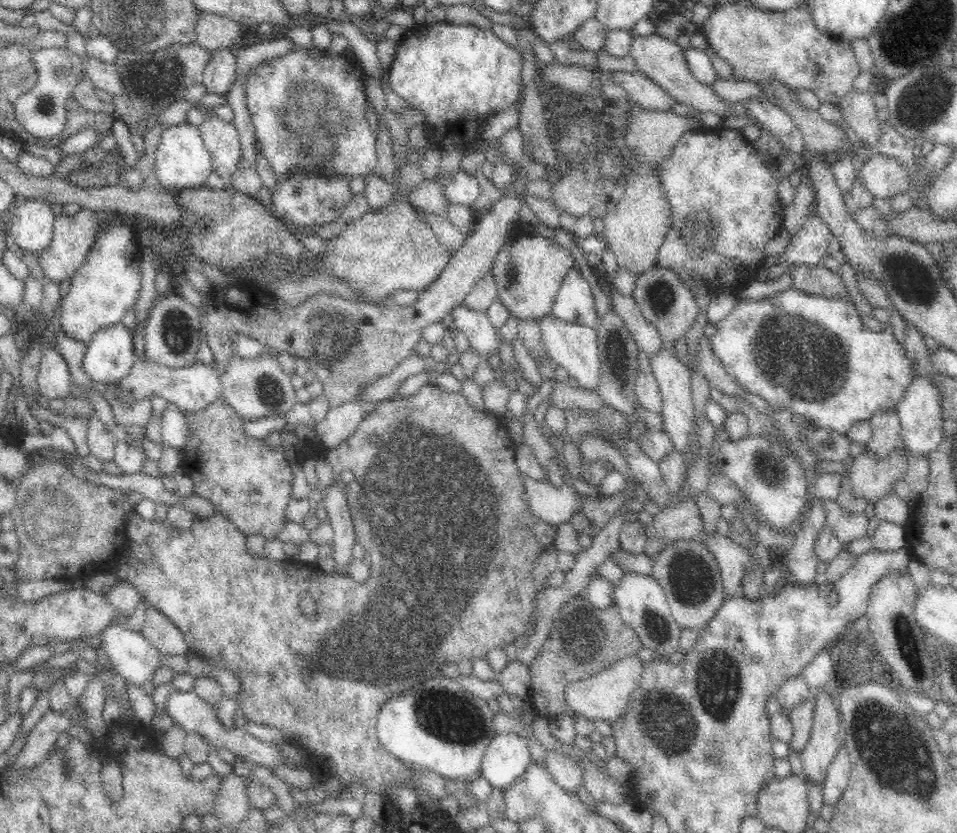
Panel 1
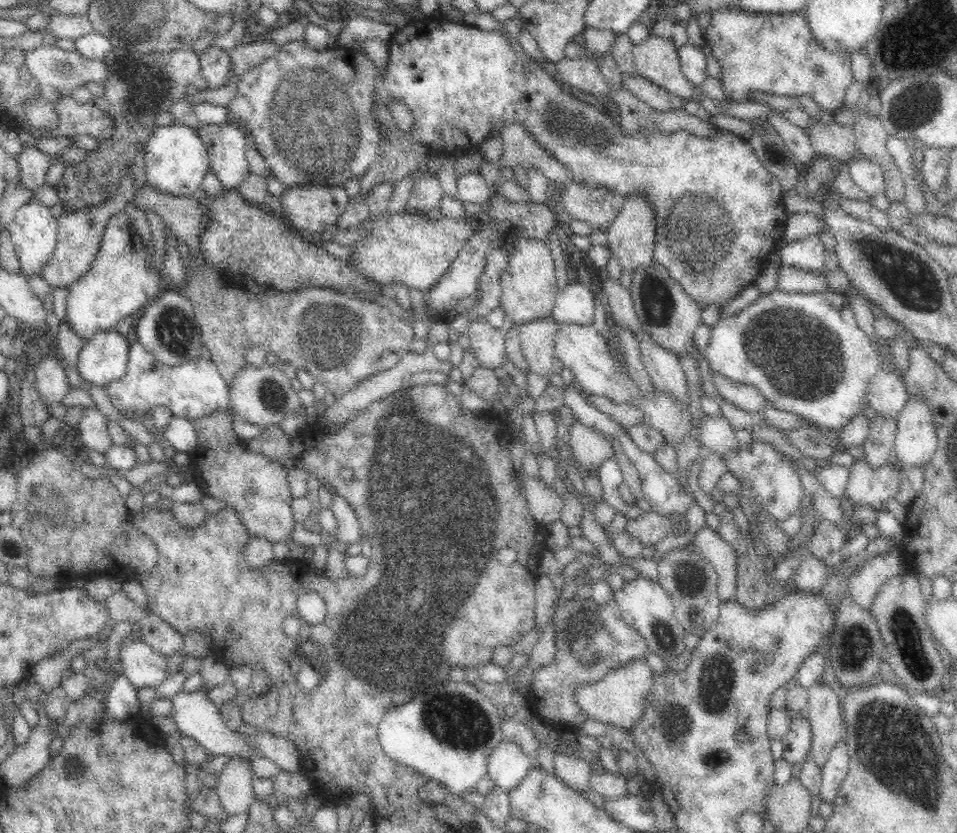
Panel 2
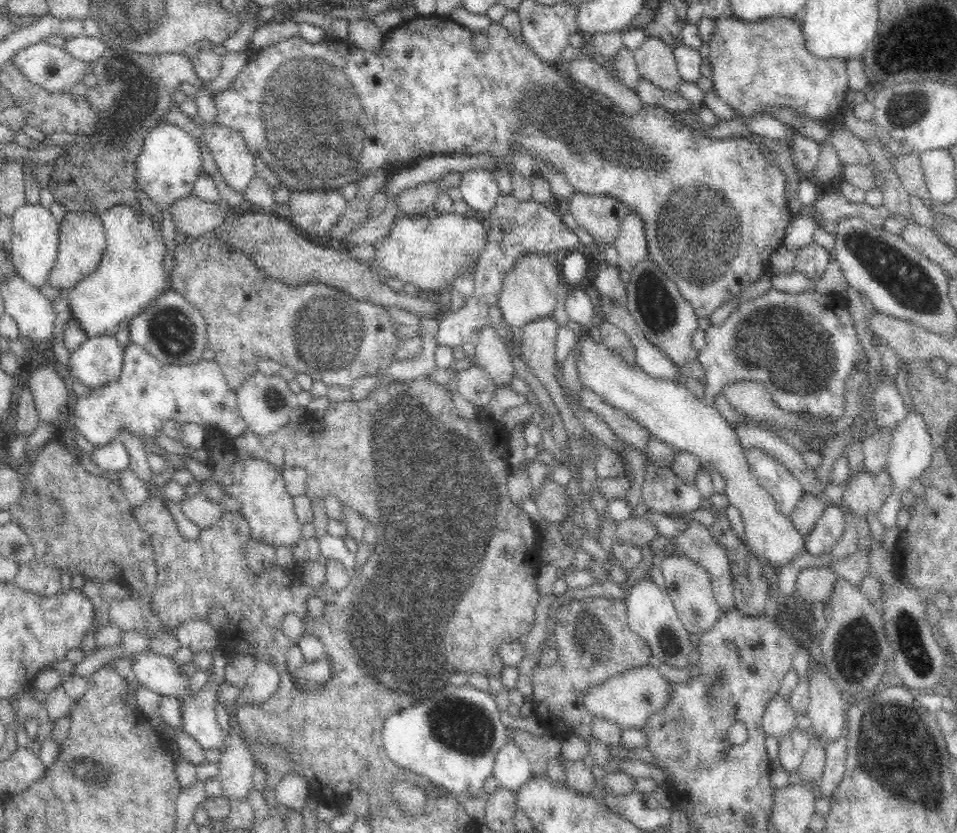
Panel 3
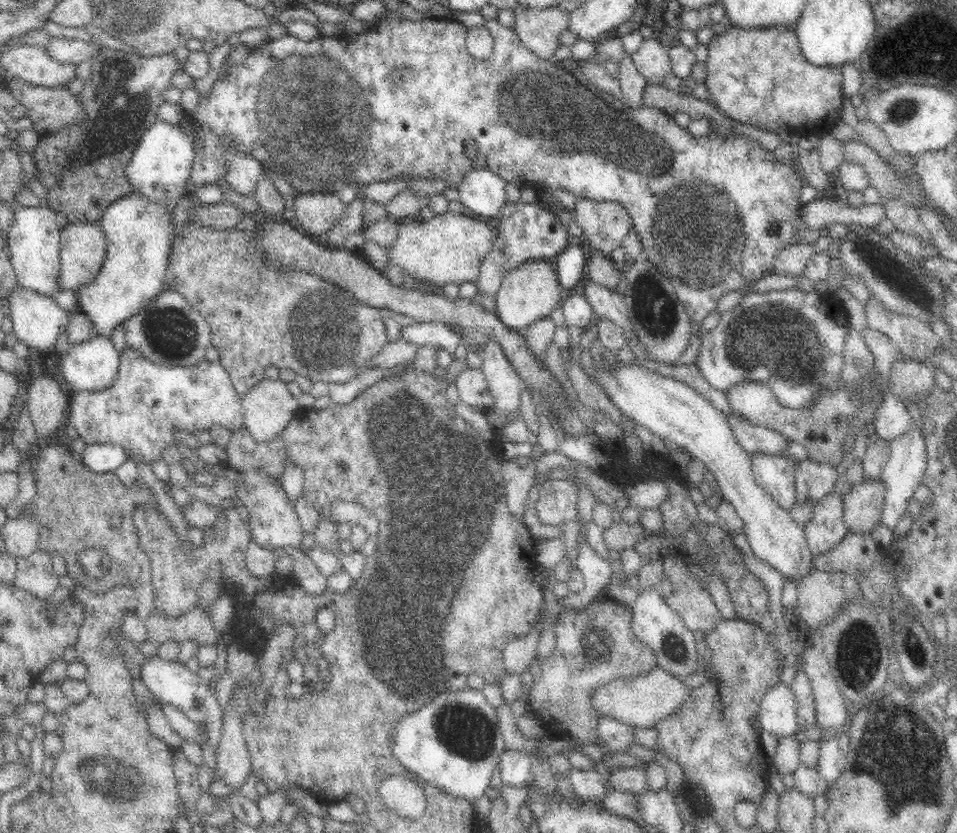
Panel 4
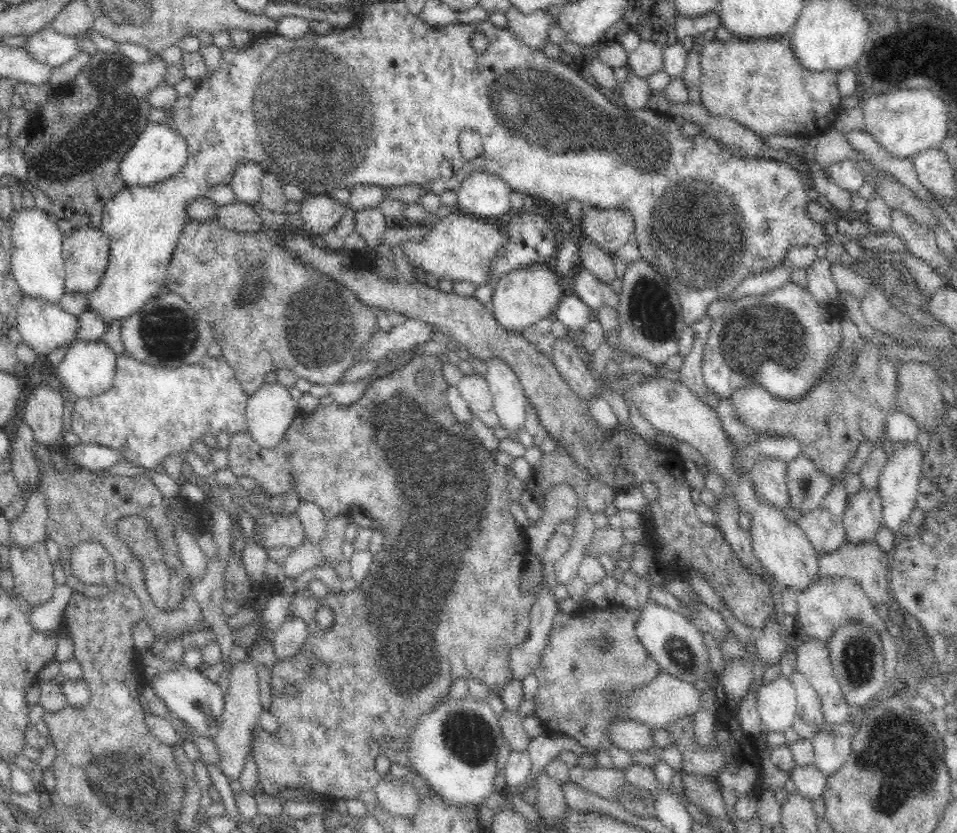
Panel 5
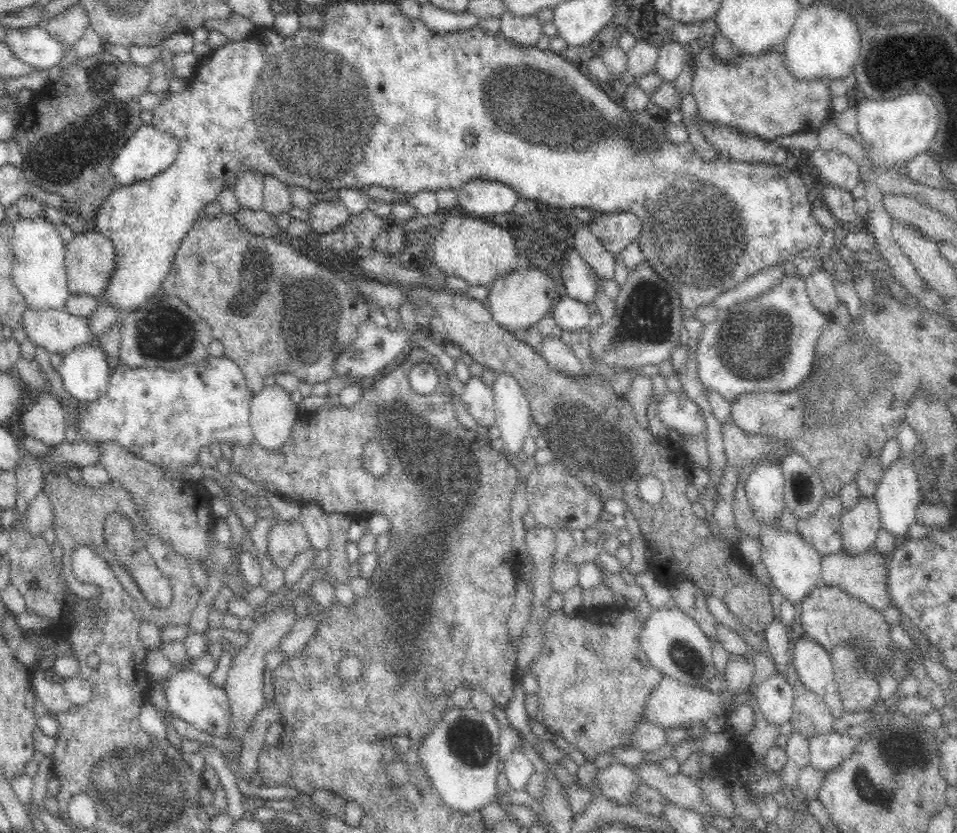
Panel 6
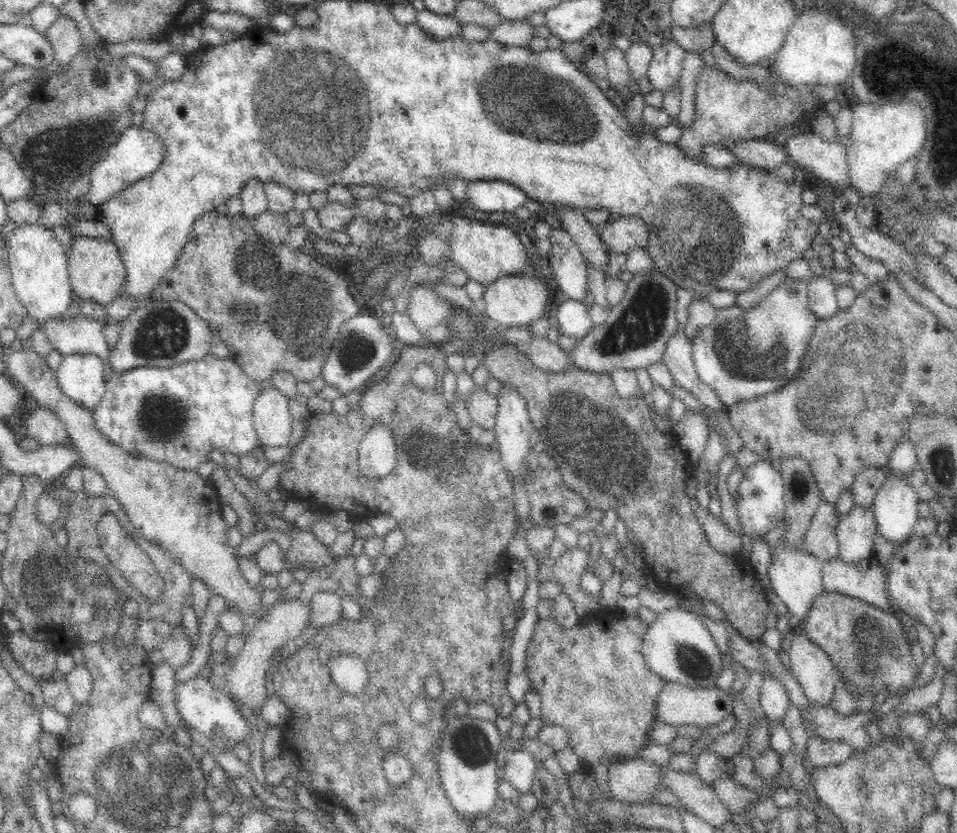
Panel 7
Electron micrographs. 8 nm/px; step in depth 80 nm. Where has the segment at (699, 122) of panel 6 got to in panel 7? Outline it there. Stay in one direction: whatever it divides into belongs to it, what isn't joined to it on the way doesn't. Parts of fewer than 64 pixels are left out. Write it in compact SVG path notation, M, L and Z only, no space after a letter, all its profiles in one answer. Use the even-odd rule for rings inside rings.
M773 140L733 141L723 145L722 148L726 149L728 153L732 153L738 164L772 172L790 160L784 146Z

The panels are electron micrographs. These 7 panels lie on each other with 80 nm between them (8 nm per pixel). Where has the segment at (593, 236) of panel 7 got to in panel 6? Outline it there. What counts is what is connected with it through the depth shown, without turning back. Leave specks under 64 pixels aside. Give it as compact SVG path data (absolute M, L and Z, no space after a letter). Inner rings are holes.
M580 223L576 232L568 235L578 255L586 261L599 280L614 280L614 257L592 234L587 223Z

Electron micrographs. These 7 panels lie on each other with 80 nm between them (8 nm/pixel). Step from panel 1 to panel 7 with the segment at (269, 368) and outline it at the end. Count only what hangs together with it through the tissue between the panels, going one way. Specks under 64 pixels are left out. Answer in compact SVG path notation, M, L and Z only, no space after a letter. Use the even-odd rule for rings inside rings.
M274 386L263 387L260 390L252 408L252 427L260 445L266 448L283 448L288 445L292 434L291 404L293 400Z

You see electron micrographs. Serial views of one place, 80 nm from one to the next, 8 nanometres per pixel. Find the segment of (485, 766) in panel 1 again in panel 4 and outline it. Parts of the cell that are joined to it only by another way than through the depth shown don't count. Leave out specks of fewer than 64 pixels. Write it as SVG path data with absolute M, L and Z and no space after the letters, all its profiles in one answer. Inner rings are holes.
M504 749L497 769L504 786L516 788L532 782L531 761L525 750Z

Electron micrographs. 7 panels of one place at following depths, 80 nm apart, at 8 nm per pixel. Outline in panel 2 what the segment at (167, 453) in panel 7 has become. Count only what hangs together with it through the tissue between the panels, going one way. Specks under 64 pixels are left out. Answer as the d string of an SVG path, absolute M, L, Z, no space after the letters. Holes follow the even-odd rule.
M133 336L129 346L127 373L120 380L107 384L105 390L117 410L121 410L121 412L143 412L145 416L150 416L150 410L156 404L164 404L164 406L168 406L171 414L189 420L208 416L216 410L227 408L233 414L231 418L233 418L236 434L246 441L258 438L269 427L265 424L250 424L238 418L230 406L228 385L224 382L223 376L211 359L206 360L198 357L196 360L185 362L180 366L171 367L158 362L152 354L146 352L140 341ZM87 408L79 420L79 427L86 448L105 455L114 446L106 424L106 416L99 409Z

